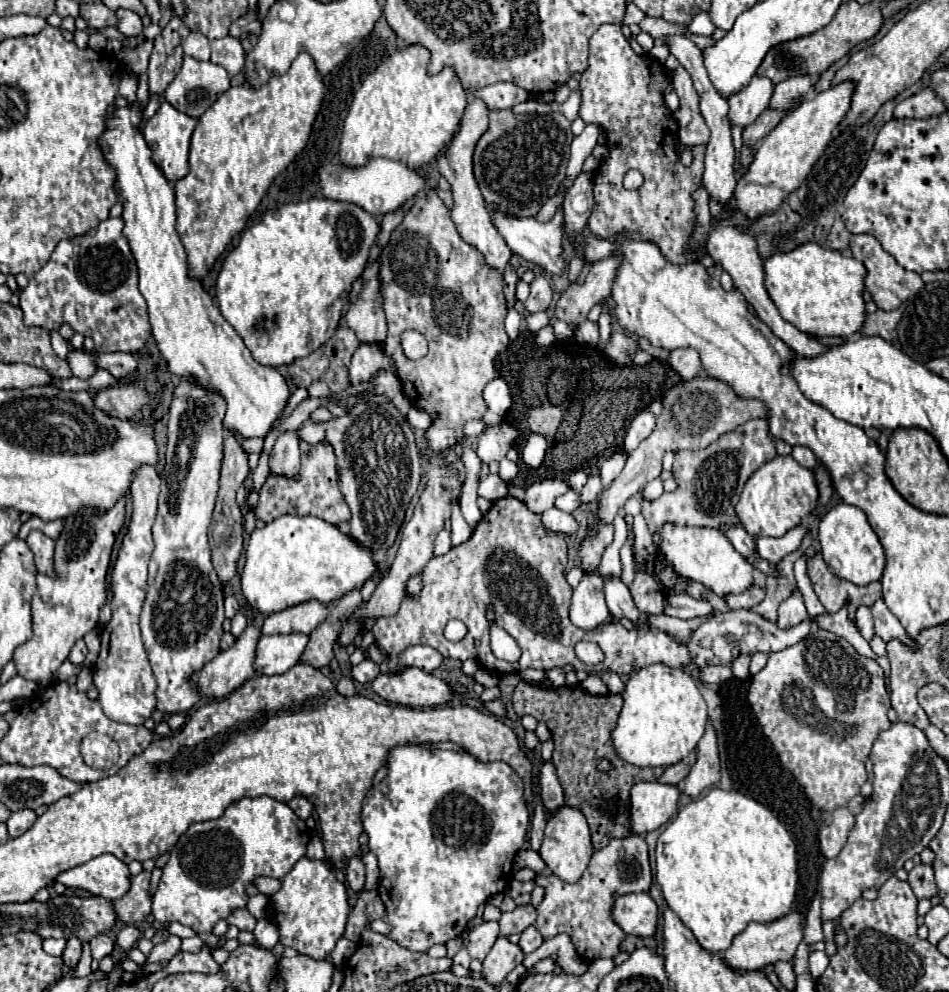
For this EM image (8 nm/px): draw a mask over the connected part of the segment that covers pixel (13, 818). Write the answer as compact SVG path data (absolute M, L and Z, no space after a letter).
M18 810L18 812L12 812L10 814L10 818L6 820L6 824L8 824L8 834L12 836L12 838L16 838L16 836L22 836L34 822L36 822L36 812L34 810Z

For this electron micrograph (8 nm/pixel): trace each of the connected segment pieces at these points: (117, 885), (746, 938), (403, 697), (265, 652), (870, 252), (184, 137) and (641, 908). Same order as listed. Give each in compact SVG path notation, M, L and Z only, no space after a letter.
M102 854L86 864L62 872L56 882L68 888L82 888L90 894L118 900L130 890L130 870L128 864L118 860L114 854Z
M790 912L772 924L752 922L752 924L748 924L748 928L744 932L734 936L732 946L724 952L724 964L728 968L748 972L748 970L760 970L778 960L792 960L798 944L802 942L802 934L804 934L804 922L798 912Z
M408 668L402 674L378 674L372 690L388 702L412 708L446 704L454 696L448 682L420 668Z
M290 634L290 636L274 636L274 648L262 648L262 636L258 638L256 656L254 656L254 670L264 676L284 674L288 672L304 652L308 644L306 634Z
M856 234L852 236L850 240L850 250L852 250L852 256L860 262L864 262L866 270L868 270L868 276L864 280L866 284L866 290L874 296L874 302L878 304L878 308L882 310L894 310L898 308L904 300L908 300L910 296L914 296L918 290L924 288L924 282L920 278L920 274L916 272L910 272L910 270L904 270L896 260L894 256L890 256L882 244L870 236L870 234Z
M162 102L158 112L144 126L144 138L154 154L154 162L162 168L162 172L170 182L176 182L188 172L188 148L190 148L190 136L194 132L194 126L196 126L194 118L178 112L168 102Z
M650 894L620 896L612 910L614 922L632 936L654 936L658 928L658 906Z

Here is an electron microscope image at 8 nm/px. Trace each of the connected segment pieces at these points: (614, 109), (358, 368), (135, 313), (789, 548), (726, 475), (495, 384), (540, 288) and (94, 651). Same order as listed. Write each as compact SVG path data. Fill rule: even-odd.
M604 24L598 28L598 32L590 38L590 66L582 74L580 80L580 94L582 94L582 106L580 106L580 118L586 124L600 124L608 138L610 156L602 162L594 176L594 198L596 206L592 210L592 216L588 220L588 226L592 234L604 240L614 240L614 236L624 234L630 240L650 240L652 244L658 244L662 256L670 260L672 264L686 264L694 262L700 254L686 254L686 242L694 228L694 200L692 192L700 186L702 172L704 172L704 146L694 148L694 164L682 166L678 152L676 152L676 120L672 118L672 112L664 104L664 88L670 82L666 70L658 60L644 54L638 56L628 40L622 34L620 24ZM628 170L640 170L644 176L644 182L638 190L626 190L622 186L622 180Z
M360 344L360 348L352 356L350 374L348 374L350 376L350 384L368 382L382 368L390 368L392 372L396 372L394 366L392 366L392 362L390 362L390 358L382 350L382 346Z
M106 218L96 228L84 236L74 236L62 240L48 264L30 280L30 284L20 292L20 308L24 312L26 326L40 326L46 330L58 330L62 322L68 322L74 332L90 336L96 344L96 352L140 352L152 336L146 302L138 290L138 270L132 260L128 240L122 234L122 218Z
M796 526L780 538L758 538L756 540L756 550L762 558L778 564L786 554L798 550L798 546L802 544L806 534L808 534L806 526Z
M748 420L734 428L728 434L722 434L716 442L712 442L704 450L680 450L676 452L674 460L674 480L678 488L674 492L664 492L658 500L640 500L642 516L652 532L654 544L658 548L658 558L662 564L672 568L668 560L660 554L660 542L658 528L662 524L678 524L678 526L702 526L702 528L730 528L734 524L740 524L736 516L736 504L740 498L740 492L746 484L746 480L756 472L764 462L772 460L776 456L774 438L768 432L766 420Z
M496 378L492 380L486 388L484 388L484 400L488 404L486 414L482 416L482 420L486 422L486 426L494 426L502 420L502 416L506 414L506 410L512 404L512 396L510 396L510 388L506 384L504 378Z
M536 274L536 278L530 284L530 296L524 302L524 308L530 314L534 314L534 312L540 312L540 310L546 310L550 306L550 302L552 302L550 282L546 280L544 274Z
M92 630L84 636L84 642L88 646L88 654L86 654L86 660L84 660L84 666L92 666L98 658L98 652L100 652L100 632L98 630Z

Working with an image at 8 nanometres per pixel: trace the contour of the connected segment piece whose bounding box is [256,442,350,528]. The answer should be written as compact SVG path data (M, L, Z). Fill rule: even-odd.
M300 442L302 454L302 468L300 478L282 478L282 476L268 476L266 484L260 492L260 502L256 506L256 518L270 522L284 514L296 516L318 516L328 524L338 528L346 528L350 522L350 508L344 502L344 496L338 488L338 470L336 470L336 456L330 446L324 444L308 444Z

